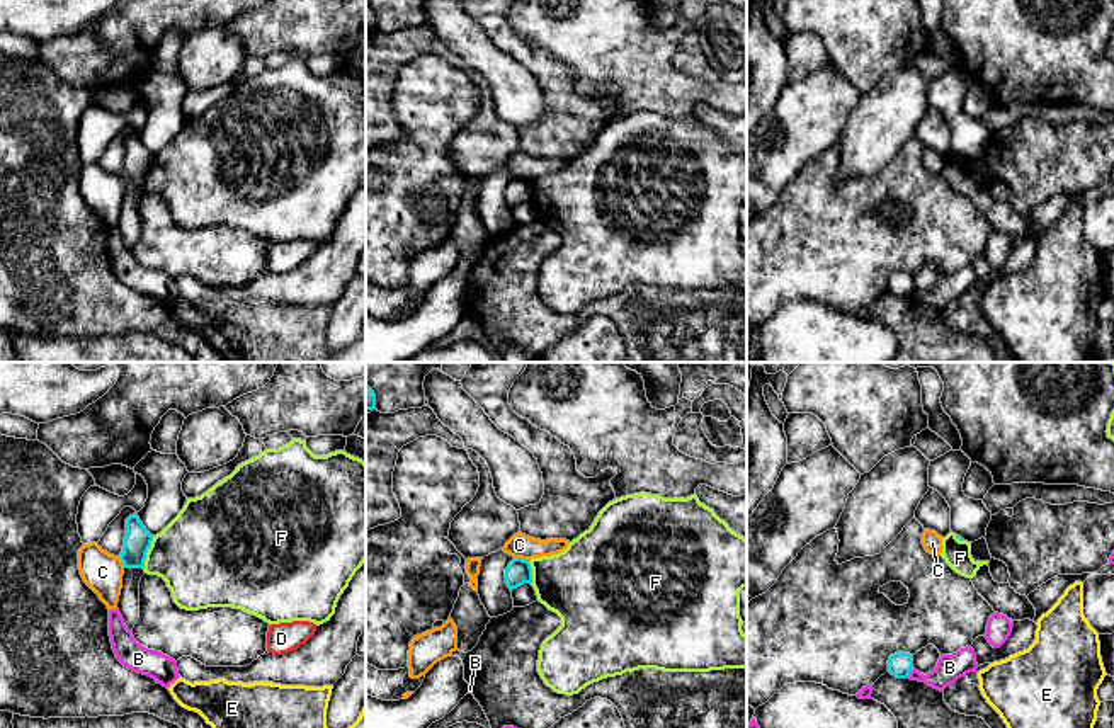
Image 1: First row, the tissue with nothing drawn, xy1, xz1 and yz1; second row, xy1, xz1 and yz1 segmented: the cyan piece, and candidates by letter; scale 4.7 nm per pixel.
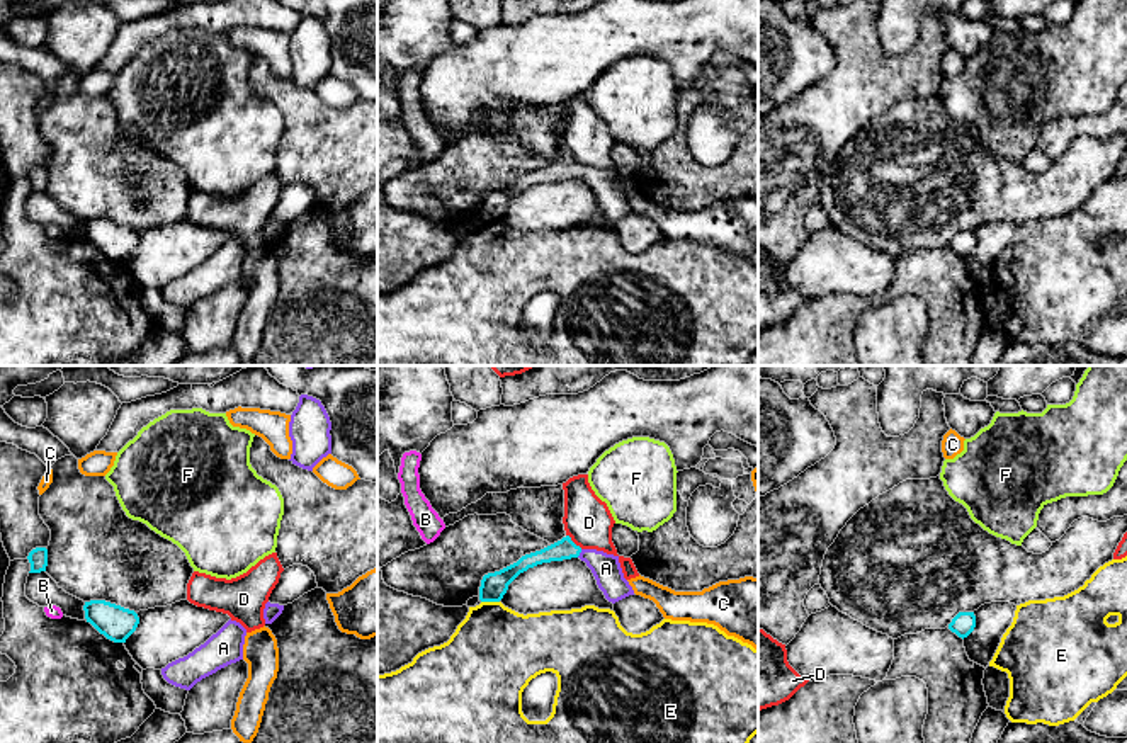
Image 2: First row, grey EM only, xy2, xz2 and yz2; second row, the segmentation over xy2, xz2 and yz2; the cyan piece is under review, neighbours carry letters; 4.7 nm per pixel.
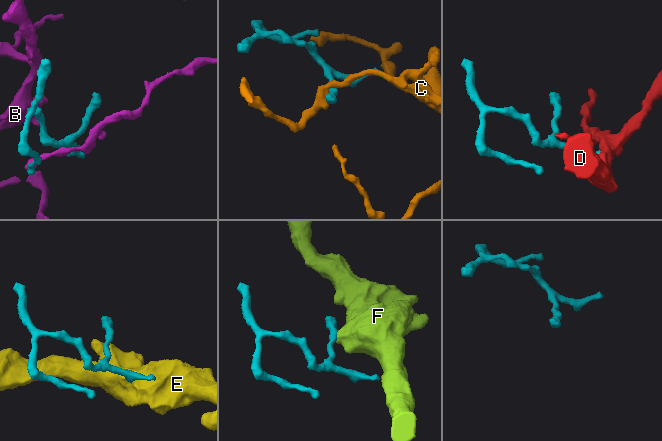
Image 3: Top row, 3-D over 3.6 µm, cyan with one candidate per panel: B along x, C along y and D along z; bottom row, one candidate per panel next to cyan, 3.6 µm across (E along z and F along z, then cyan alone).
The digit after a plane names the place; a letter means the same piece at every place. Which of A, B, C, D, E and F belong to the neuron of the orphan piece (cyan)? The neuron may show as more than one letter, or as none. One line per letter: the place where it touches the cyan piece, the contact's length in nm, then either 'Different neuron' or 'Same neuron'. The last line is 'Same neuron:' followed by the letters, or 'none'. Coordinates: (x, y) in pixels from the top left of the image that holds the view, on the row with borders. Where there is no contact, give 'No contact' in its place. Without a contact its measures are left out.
A: Touches cyan at xz2 (580, 551). Shared border 50 nm. Same neuron
B: Touches cyan at yz1 (909, 674). Shared border 60 nm. Different neuron
C: Touches cyan at xz1 (521, 558). Shared border 80 nm. Different neuron
D: Touches cyan at xz2 (573, 543). Shared border 100 nm. Different neuron
E: Touches cyan at xz2 (490, 601). Shared border 90 nm. Different neuron
F: Touches cyan at xy1 (147, 551). Shared border 170 nm. Different neuron
Same neuron: A

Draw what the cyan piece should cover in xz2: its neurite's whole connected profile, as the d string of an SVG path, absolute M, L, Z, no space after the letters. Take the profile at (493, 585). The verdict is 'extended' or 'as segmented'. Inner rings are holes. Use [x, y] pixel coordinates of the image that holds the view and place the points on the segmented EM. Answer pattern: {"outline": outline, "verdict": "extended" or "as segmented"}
{"outline": "M566 536L541 551L522 556L517 563L500 571L484 575L479 587L479 600L500 602L507 593L508 585L520 573L542 563L563 561L571 558L580 558L586 563L597 580L598 588L603 592L609 602L615 604L629 595L634 595L632 587L624 578L619 556L607 554L597 549L581 549L571 541L569 536Z", "verdict": "extended"}

